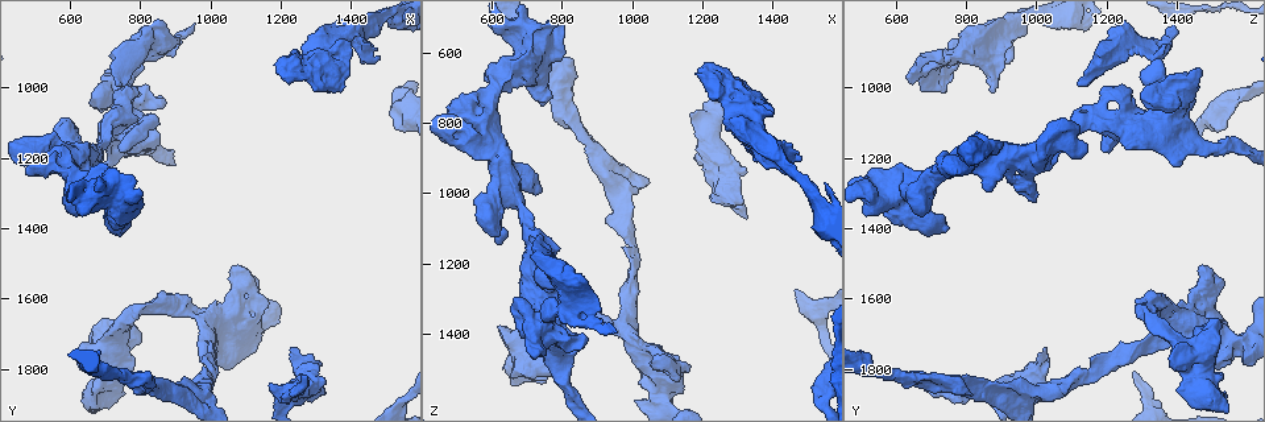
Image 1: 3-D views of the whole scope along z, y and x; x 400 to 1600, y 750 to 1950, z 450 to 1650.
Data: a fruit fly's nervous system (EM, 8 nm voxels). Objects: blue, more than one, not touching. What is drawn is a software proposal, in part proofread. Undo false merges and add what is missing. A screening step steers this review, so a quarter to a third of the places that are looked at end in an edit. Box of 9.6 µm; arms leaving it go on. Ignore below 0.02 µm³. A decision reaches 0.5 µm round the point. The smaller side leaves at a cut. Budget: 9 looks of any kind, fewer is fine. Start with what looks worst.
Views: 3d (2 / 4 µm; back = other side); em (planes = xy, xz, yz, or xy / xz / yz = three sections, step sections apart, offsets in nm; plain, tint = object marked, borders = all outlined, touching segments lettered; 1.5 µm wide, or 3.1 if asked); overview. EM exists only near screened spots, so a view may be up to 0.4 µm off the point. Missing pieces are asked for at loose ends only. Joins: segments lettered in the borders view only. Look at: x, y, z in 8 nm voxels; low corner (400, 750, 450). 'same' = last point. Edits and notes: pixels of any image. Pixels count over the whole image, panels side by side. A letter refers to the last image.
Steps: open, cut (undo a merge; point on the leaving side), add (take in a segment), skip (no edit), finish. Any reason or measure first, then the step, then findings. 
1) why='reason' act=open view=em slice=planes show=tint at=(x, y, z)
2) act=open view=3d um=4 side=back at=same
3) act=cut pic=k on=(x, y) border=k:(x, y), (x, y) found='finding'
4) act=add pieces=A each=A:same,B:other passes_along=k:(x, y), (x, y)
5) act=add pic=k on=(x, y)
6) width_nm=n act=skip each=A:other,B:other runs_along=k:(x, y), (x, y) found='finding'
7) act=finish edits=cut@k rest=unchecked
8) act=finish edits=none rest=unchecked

why='thick turns thin' act=open view=3d um=2 side=back at=(950, 1650, 1370)

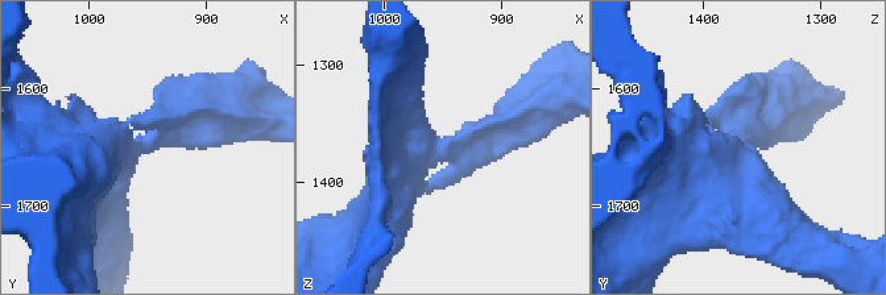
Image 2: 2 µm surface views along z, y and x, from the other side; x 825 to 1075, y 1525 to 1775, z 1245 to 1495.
arms=3 arm_widths_nm=190,340,400 act=open view=em slice=xy step=4 show=borders at=(954, 1646, 1374)

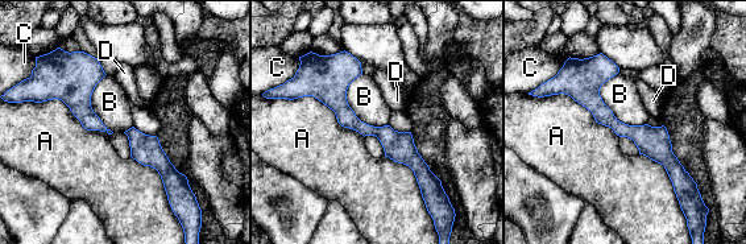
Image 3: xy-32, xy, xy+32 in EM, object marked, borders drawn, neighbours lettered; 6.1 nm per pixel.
width_nm=100 longest_contact=A:550nm act=skip each=A:other,B:other,C:other,D:other found='one neuron here'

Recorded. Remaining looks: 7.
why='abrupt turn' act=open view=em slice=xy step=4 show=tint at=(690, 1850, 1470)

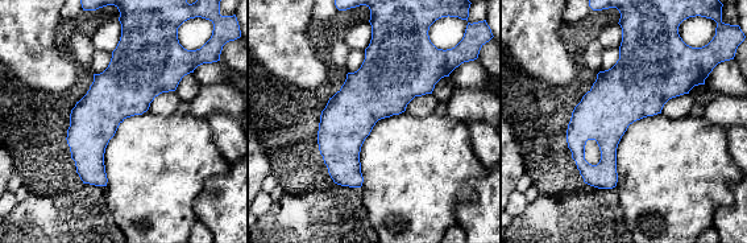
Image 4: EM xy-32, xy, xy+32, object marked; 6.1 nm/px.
why='cut it another way' act=open view=em slice=planes show=borders at=same

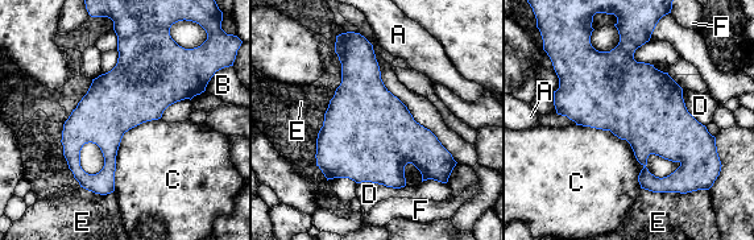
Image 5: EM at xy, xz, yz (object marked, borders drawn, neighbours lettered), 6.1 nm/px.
width_nm=400 act=skip each=A:other,B:other,C:other,D:other,E:other,F:other found='one neuron here'

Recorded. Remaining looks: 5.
why='branch point' act=open view=em slice=planes show=borders at=(790, 1840, 740)

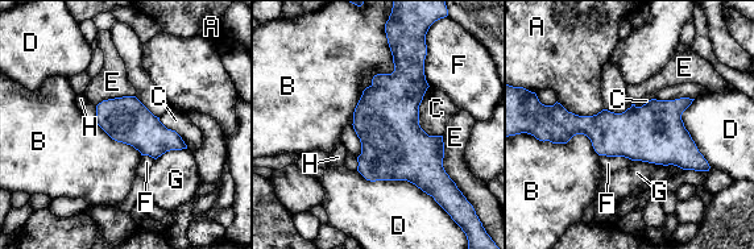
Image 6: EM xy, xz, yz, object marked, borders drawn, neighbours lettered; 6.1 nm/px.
act=skip each=A:other,B:other,C:other,D:other,E:other,F:other,G:other,H:other border=6:(389, 17), (393, 70), (351, 124) found='continuous, no second neuron'

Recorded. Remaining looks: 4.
why='sudden change in width' act=open view=3d um=4 at=(1210, 1870, 820)

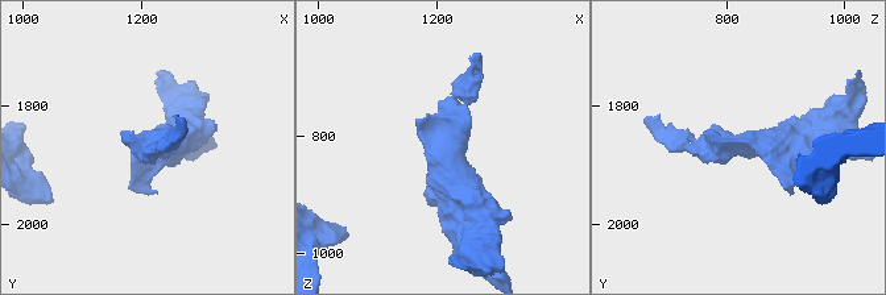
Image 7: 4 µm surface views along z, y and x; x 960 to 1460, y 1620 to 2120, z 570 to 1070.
arm_widths_nm=190,440 why='now the EM' act=open view=em slice=planes show=plain at=(1225, 1870, 815)

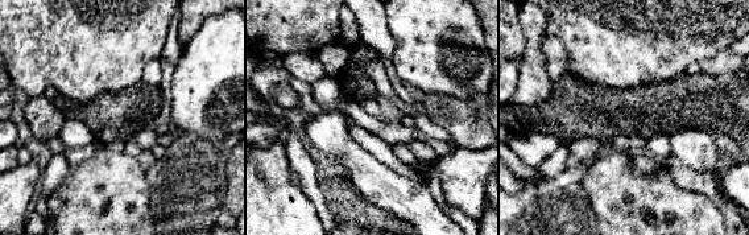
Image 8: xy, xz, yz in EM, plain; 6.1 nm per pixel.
why='see the neighbours' act=open view=em slice=planes show=borders at=same

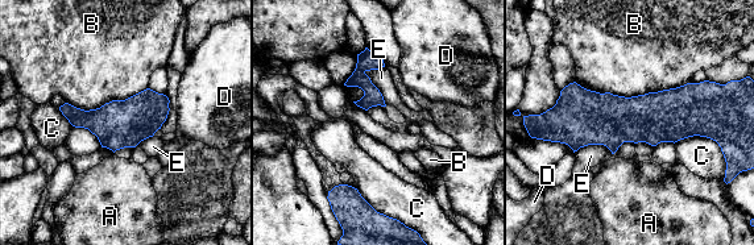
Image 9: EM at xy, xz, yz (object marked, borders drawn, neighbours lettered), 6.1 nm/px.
width_nm=300 longest_contact=B:700nm act=skip each=A:other,B:other,C:other,D:other,E:other found='one neuron here'

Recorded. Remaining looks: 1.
act=finish edits=none rest=unchecked

